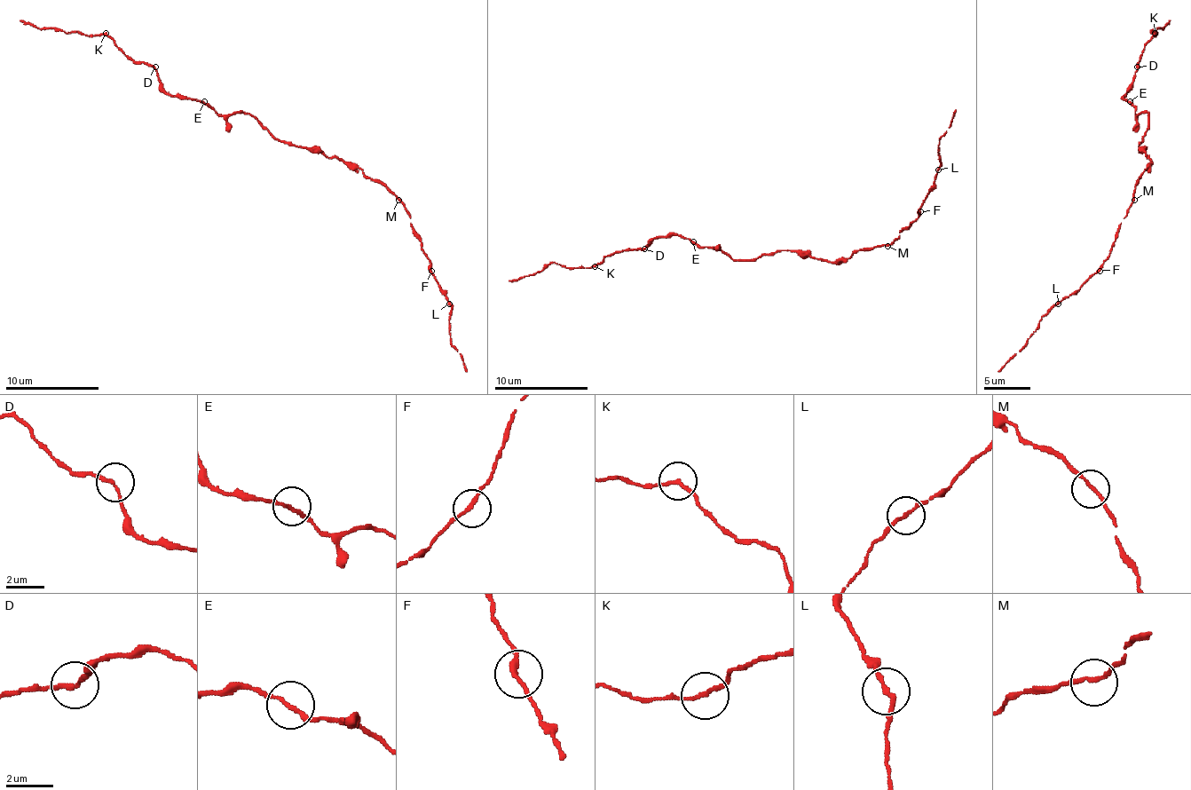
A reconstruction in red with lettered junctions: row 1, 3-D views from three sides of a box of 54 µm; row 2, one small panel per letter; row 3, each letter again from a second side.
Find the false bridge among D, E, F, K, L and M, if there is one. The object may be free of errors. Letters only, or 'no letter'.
no letter

